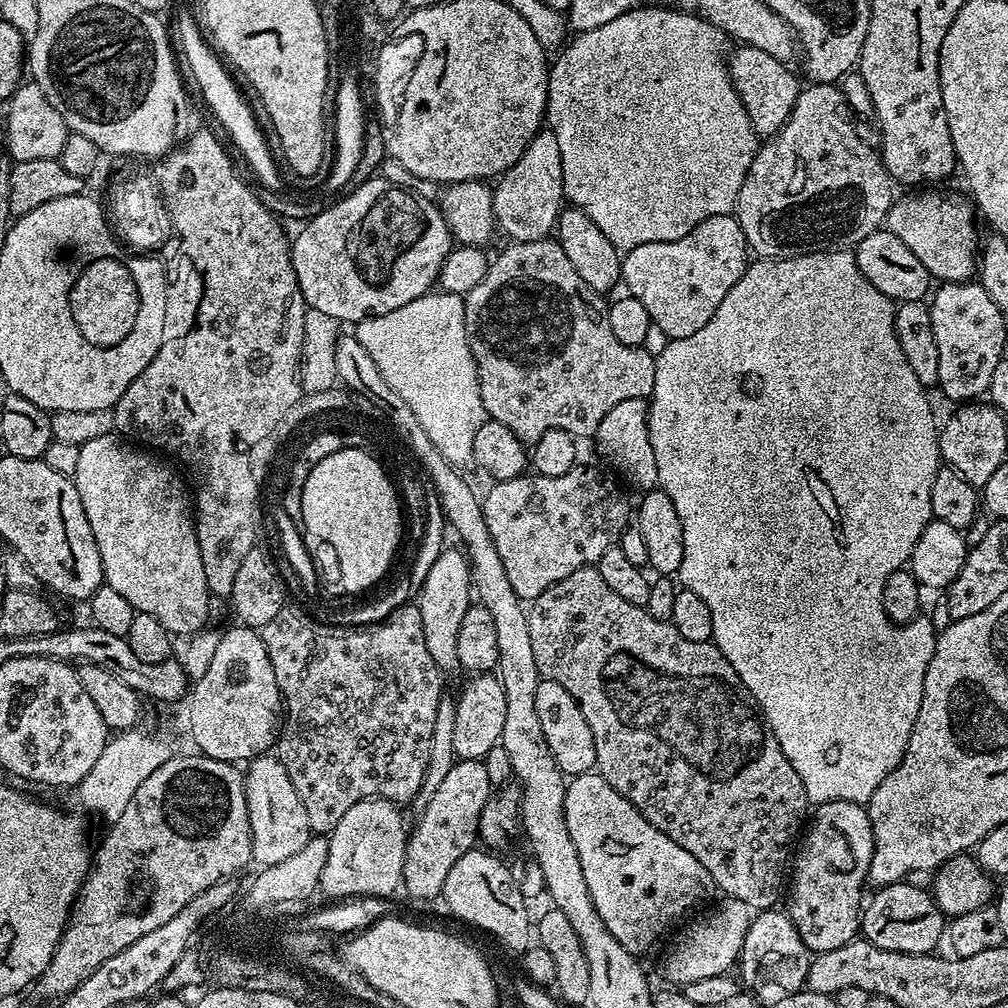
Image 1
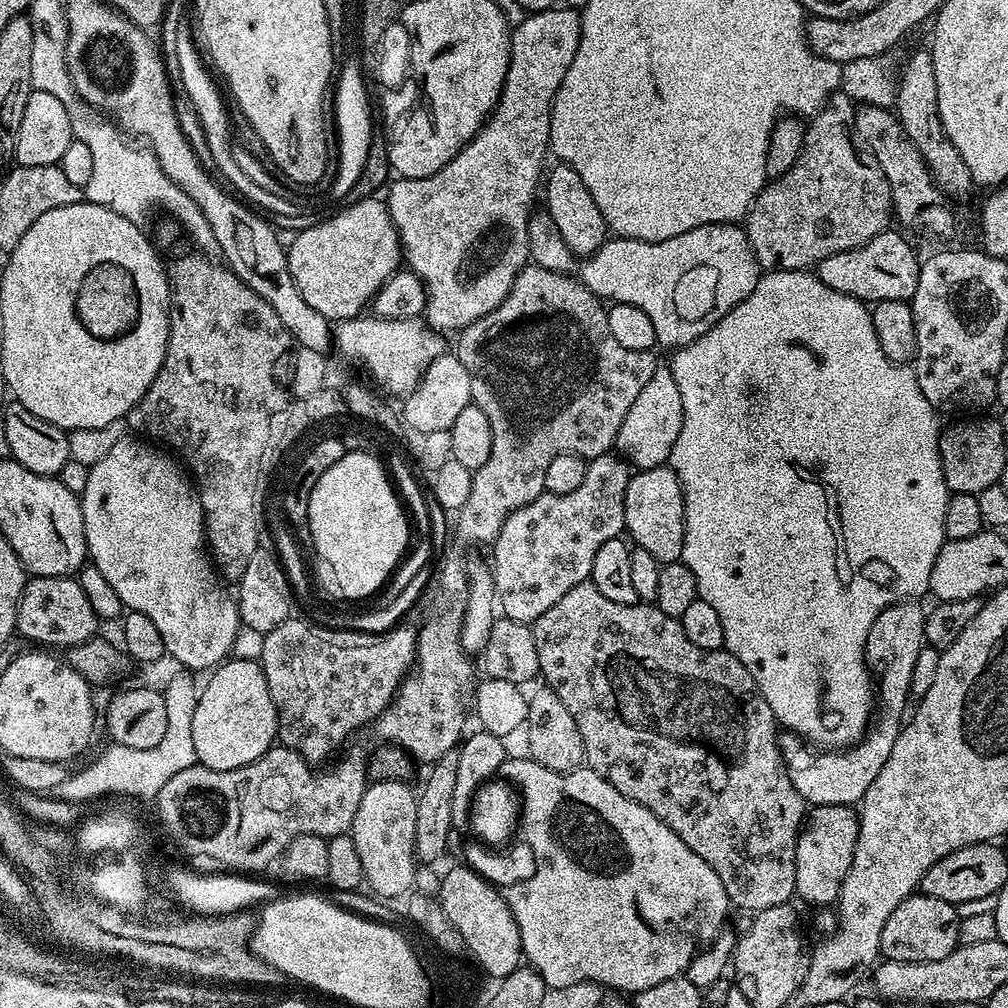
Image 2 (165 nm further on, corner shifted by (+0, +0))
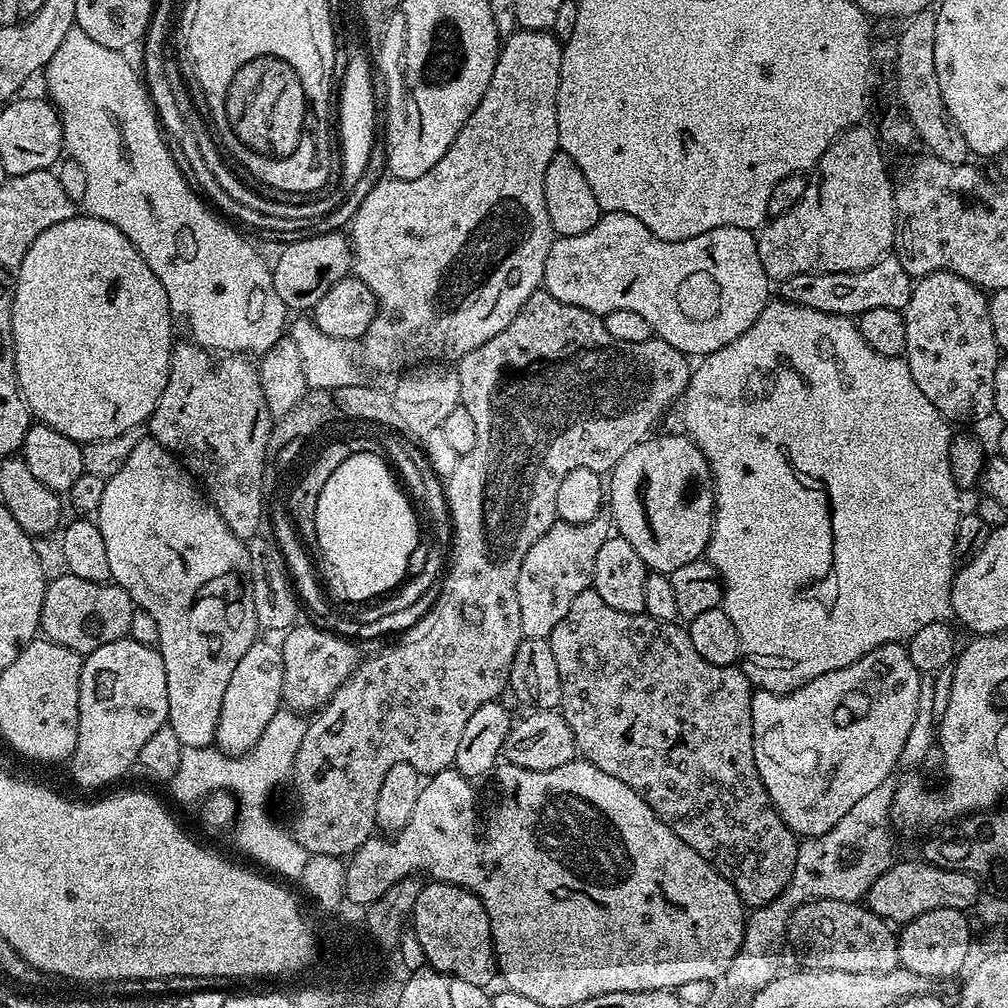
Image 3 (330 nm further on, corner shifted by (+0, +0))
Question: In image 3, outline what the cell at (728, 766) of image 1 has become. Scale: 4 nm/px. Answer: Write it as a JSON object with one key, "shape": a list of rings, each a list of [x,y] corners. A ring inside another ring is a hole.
{"shape":[[[590,587],[582,590],[578,598],[570,606],[566,618],[554,626],[554,630],[547,639],[550,650],[554,650],[554,662],[558,662],[558,678],[560,679],[560,707],[564,720],[570,726],[574,734],[576,751],[583,759],[589,760],[602,774],[610,774],[610,778],[618,778],[618,782],[626,782],[634,794],[638,794],[654,810],[654,814],[690,850],[694,850],[711,866],[715,872],[722,874],[734,886],[741,900],[748,906],[769,904],[774,898],[782,894],[782,890],[790,882],[794,872],[796,861],[796,846],[798,837],[786,826],[786,822],[776,813],[772,806],[772,800],[768,797],[766,786],[758,774],[758,766],[754,762],[754,738],[752,737],[752,693],[754,686],[748,681],[748,675],[743,667],[727,664],[726,666],[714,666],[714,662],[706,662],[698,650],[694,650],[694,642],[690,642],[687,627],[673,622],[667,624],[644,612],[626,614],[622,610],[614,610],[606,606],[602,598]]]}

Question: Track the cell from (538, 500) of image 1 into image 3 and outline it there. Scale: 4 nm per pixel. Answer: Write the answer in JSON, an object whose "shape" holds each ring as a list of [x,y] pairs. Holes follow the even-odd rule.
{"shape":[[[607,515],[596,516],[585,524],[571,524],[560,520],[526,550],[522,568],[518,570],[518,614],[522,614],[522,634],[529,640],[547,640],[549,634],[566,618],[574,598],[582,590],[592,587],[594,558],[602,542],[610,534],[610,520]]]}

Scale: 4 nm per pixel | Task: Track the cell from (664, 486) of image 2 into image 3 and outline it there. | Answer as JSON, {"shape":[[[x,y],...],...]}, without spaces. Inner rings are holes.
{"shape":[[[687,435],[656,436],[643,440],[638,446],[626,450],[619,462],[612,467],[606,484],[606,500],[612,504],[611,519],[615,531],[634,550],[649,570],[670,574],[686,562],[701,559],[708,551],[712,522],[716,514],[716,492],[712,489],[712,471],[706,458]]]}

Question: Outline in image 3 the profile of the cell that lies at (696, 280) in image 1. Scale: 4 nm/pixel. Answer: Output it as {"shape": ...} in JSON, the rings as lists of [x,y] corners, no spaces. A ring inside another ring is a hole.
{"shape":[[[604,212],[600,221],[590,230],[586,230],[586,234],[553,239],[550,254],[546,258],[546,270],[544,271],[544,283],[542,285],[543,291],[549,292],[554,298],[558,298],[558,302],[566,302],[570,306],[578,306],[582,310],[590,310],[597,314],[613,312],[614,310],[635,310],[648,323],[655,339],[674,346],[674,350],[678,350],[689,358],[703,358],[714,354],[714,350],[722,350],[722,346],[726,346],[730,342],[734,342],[734,338],[746,334],[746,330],[750,330],[750,326],[754,326],[758,314],[762,314],[764,307],[770,303],[768,287],[770,287],[770,281],[766,270],[762,270],[762,258],[758,258],[756,236],[749,229],[722,226],[714,230],[706,230],[706,234],[694,234],[694,238],[659,240],[654,233],[646,230],[646,226],[642,226],[642,222],[638,222],[638,218],[621,212]]]}

